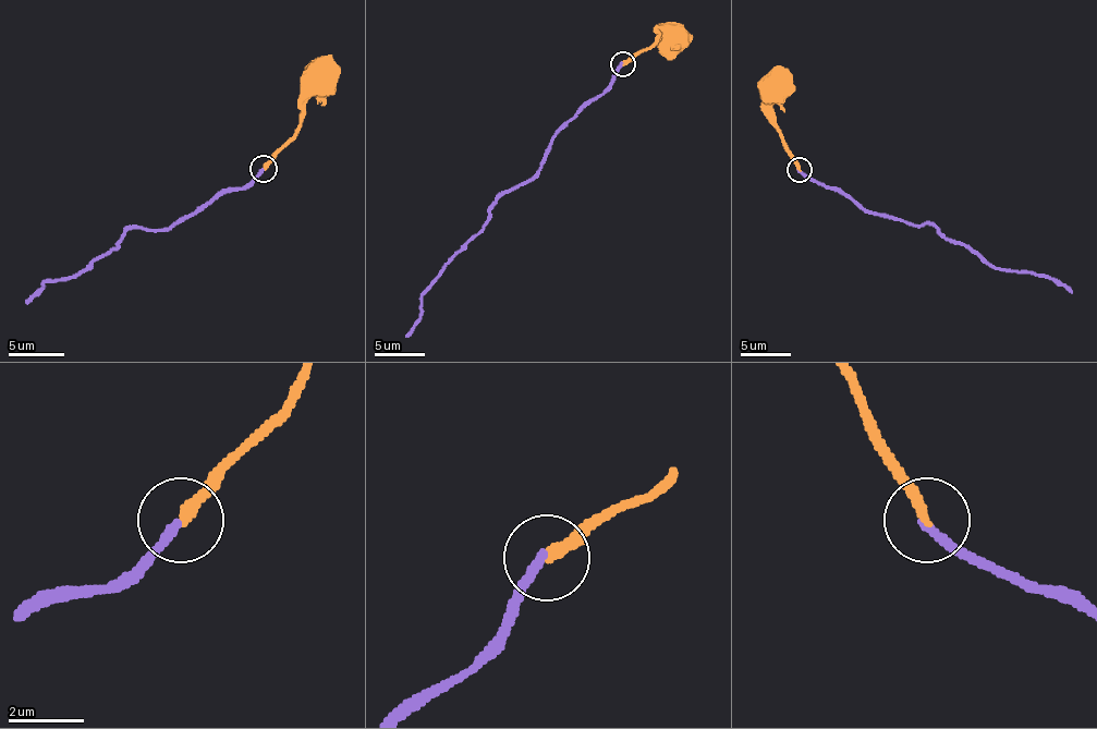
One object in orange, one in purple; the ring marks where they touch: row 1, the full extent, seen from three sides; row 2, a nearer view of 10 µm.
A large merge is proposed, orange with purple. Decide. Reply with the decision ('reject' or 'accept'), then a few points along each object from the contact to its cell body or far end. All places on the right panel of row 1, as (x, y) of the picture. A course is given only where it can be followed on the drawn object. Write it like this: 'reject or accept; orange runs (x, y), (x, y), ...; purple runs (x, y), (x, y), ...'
accept; orange runs (799, 169), (779, 136), (771, 113), (774, 75), (781, 65); purple runs (799, 169), (821, 184), (841, 189), (869, 211), (910, 225), (933, 225), (1000, 269), (1048, 275), (1071, 292)

